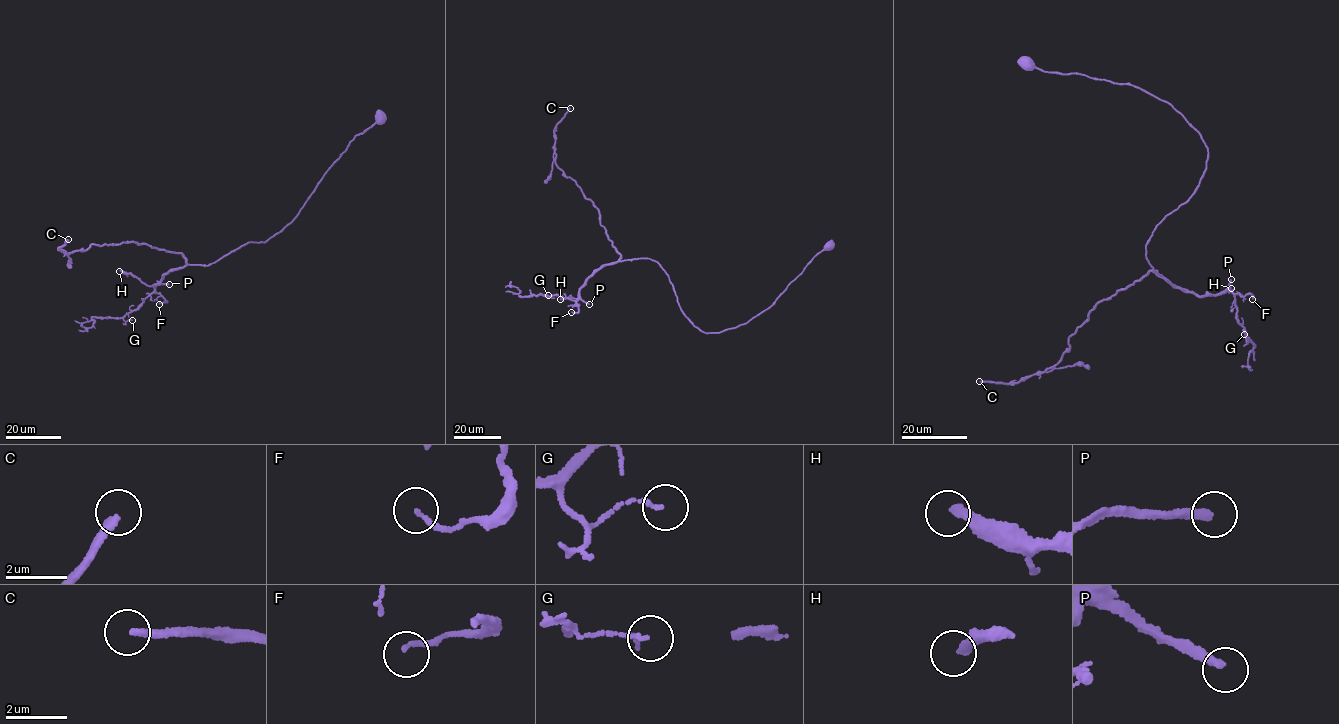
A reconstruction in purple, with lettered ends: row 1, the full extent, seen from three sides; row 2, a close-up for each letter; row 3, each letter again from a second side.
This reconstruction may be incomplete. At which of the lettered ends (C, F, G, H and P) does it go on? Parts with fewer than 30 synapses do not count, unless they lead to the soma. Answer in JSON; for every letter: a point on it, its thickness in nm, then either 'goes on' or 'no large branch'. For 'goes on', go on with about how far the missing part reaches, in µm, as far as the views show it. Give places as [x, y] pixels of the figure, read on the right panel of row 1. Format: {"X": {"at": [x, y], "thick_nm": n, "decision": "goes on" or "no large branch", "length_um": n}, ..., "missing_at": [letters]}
{"C": {"at": [979, 381], "thick_nm": 300, "decision": "goes on", "length_um": 170}, "F": {"at": [1252, 299], "thick_nm": 140, "decision": "no large branch"}, "G": {"at": [1244, 334], "thick_nm": 120, "decision": "no large branch"}, "H": {"at": [1231, 288], "thick_nm": 260, "decision": "goes on", "length_um": 60}, "P": {"at": [1231, 279], "thick_nm": 300, "decision": "no large branch"}, "missing_at": ["C", "H"]}

